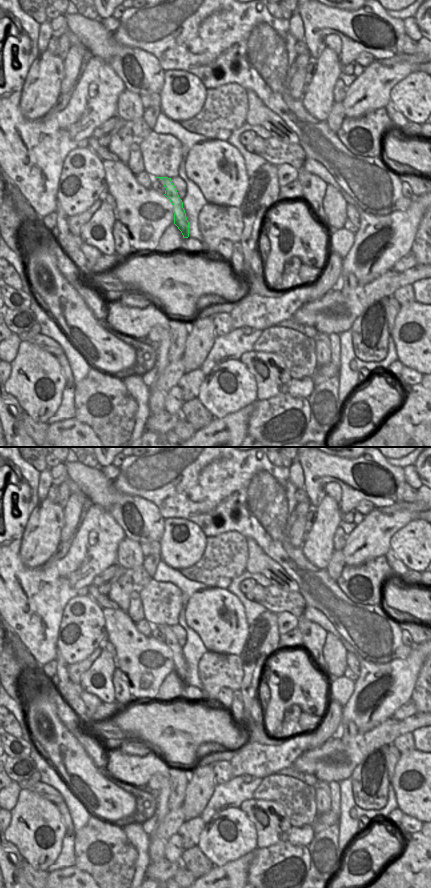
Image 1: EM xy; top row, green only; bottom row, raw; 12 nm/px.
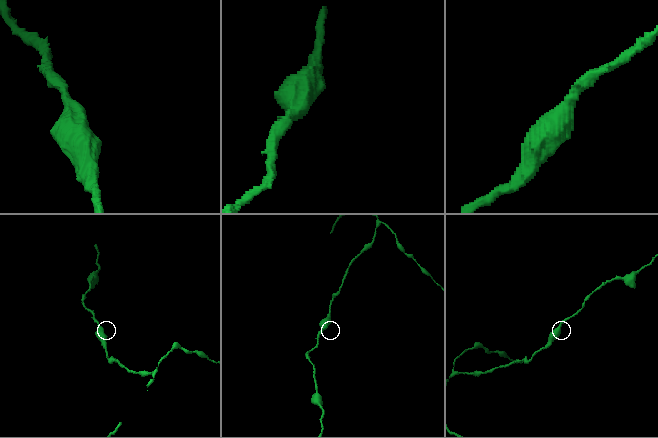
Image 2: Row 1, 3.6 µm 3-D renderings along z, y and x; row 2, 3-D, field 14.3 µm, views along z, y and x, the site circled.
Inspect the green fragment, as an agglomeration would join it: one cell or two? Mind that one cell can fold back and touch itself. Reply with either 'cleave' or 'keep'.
keep

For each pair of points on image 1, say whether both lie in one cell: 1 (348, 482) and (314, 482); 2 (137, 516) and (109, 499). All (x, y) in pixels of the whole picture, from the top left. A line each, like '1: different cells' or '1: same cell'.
1: same cell
2: same cell

